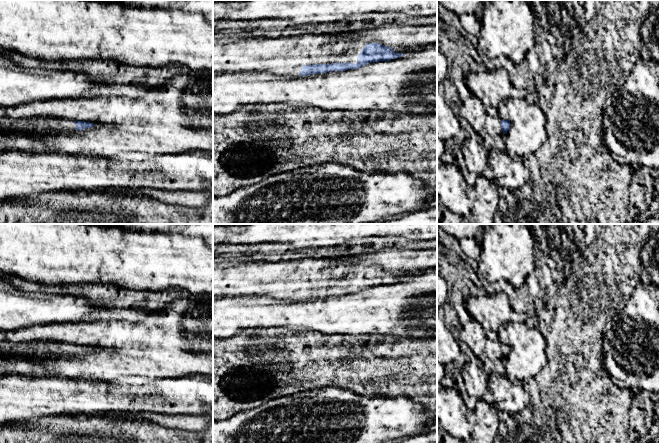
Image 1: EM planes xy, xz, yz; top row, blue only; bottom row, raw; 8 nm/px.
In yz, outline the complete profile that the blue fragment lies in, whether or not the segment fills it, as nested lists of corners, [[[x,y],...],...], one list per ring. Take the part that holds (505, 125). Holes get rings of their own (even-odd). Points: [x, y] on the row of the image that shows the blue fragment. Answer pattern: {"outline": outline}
{"outline": [[[497,115],[487,117],[487,124],[494,134],[504,135],[510,128],[510,122],[507,120],[502,120]]]}

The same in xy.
{"outline": [[[39,118],[39,119],[25,119],[21,121],[27,125],[42,125],[54,130],[83,130],[86,128],[93,127],[94,124],[84,121],[72,121],[67,119],[53,119],[53,118]]]}

